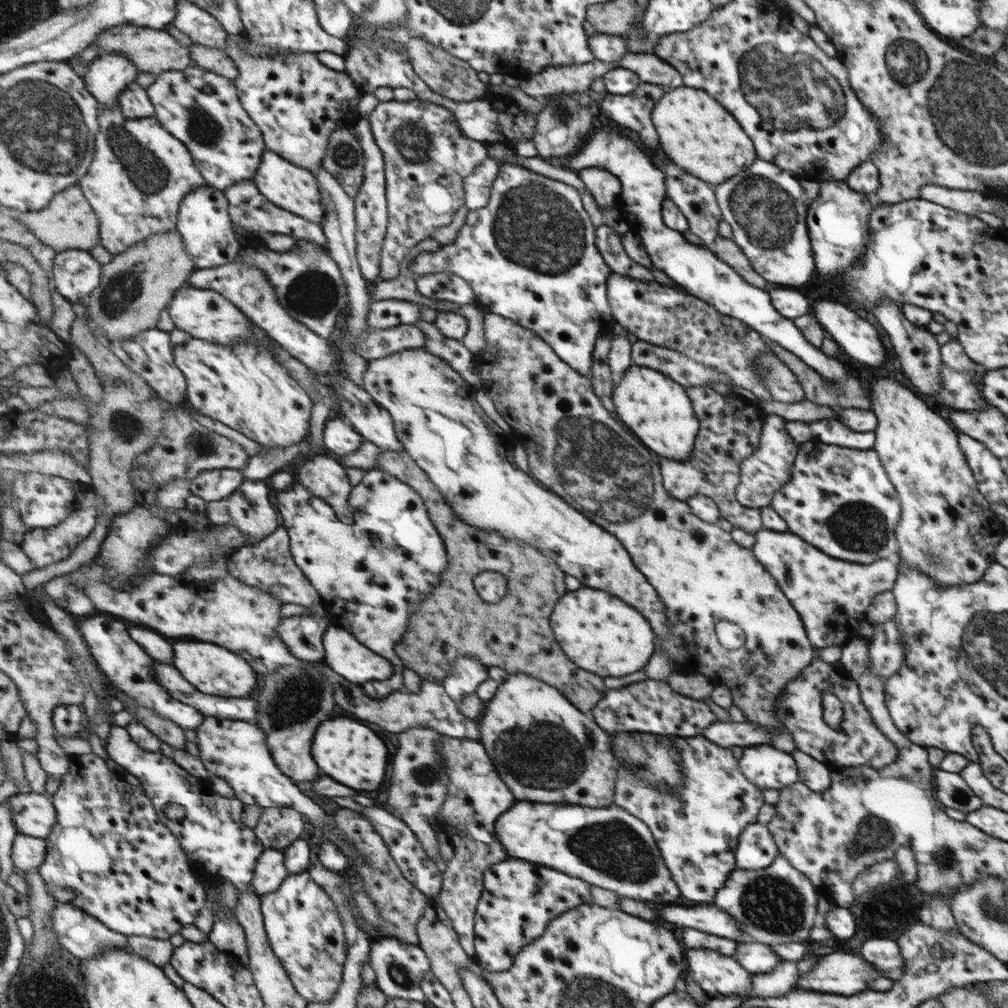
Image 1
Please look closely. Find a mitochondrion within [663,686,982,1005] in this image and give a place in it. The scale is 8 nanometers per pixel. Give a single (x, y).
(772, 904)

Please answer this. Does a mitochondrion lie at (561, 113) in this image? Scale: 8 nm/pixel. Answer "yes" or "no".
yes

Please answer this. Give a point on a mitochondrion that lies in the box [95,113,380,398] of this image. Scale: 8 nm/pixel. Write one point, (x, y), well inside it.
(147, 170)

